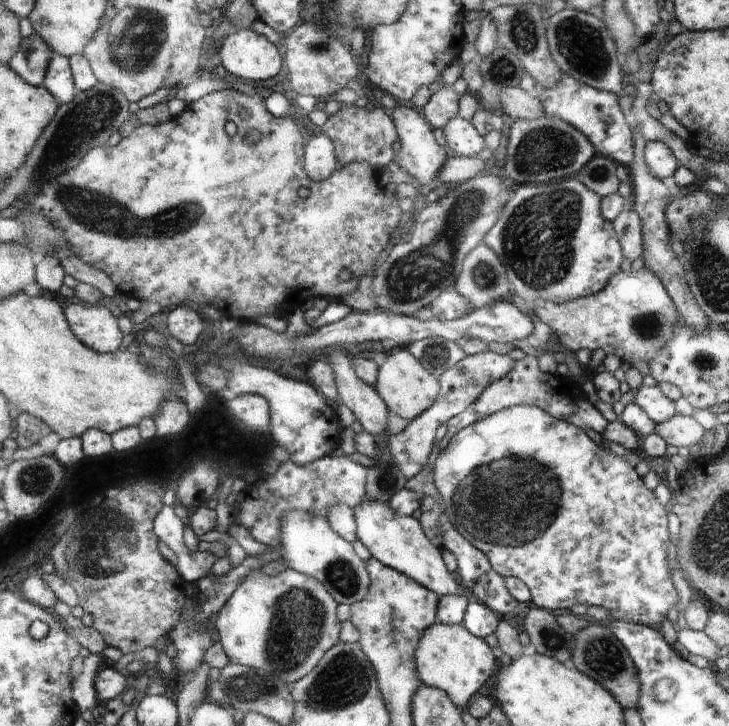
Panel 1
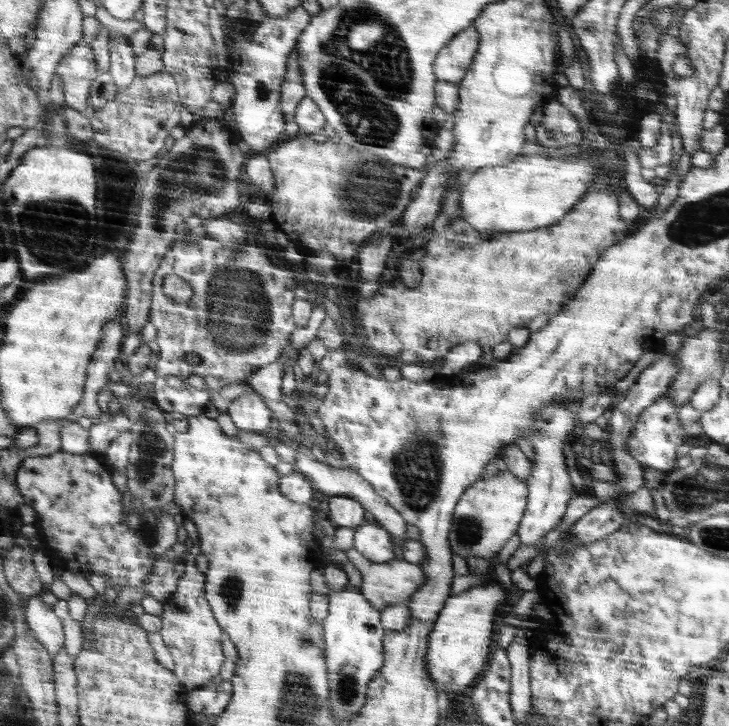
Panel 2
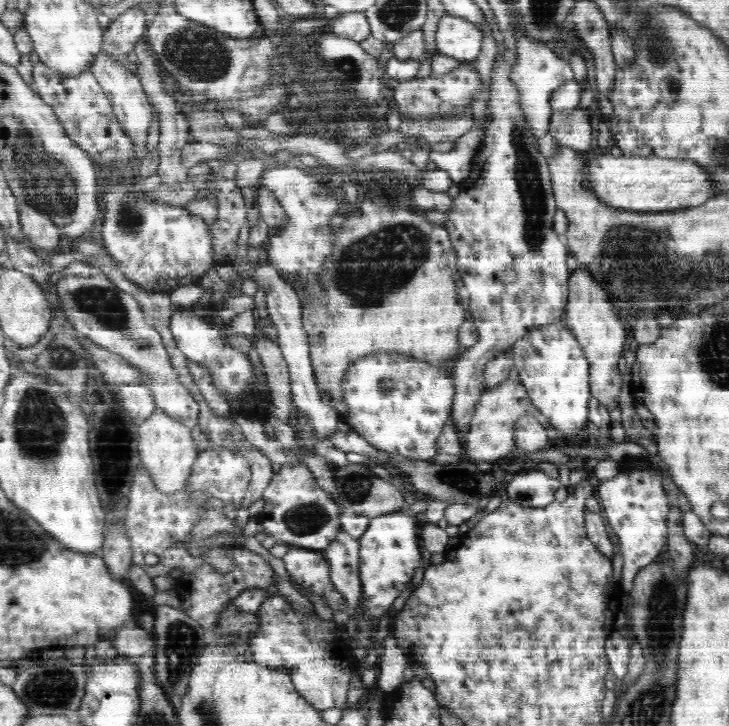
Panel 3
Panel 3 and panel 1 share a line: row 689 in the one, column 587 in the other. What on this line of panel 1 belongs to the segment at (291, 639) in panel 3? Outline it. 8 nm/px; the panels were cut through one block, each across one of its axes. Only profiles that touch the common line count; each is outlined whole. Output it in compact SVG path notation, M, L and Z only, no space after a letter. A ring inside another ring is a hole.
M646 267L614 274L602 292L564 304L536 300L531 310L550 326L553 340L564 345L566 350L575 353L581 348L604 350L606 355L616 355L621 360L627 354L644 362L651 362L670 342L679 316L666 287Z

